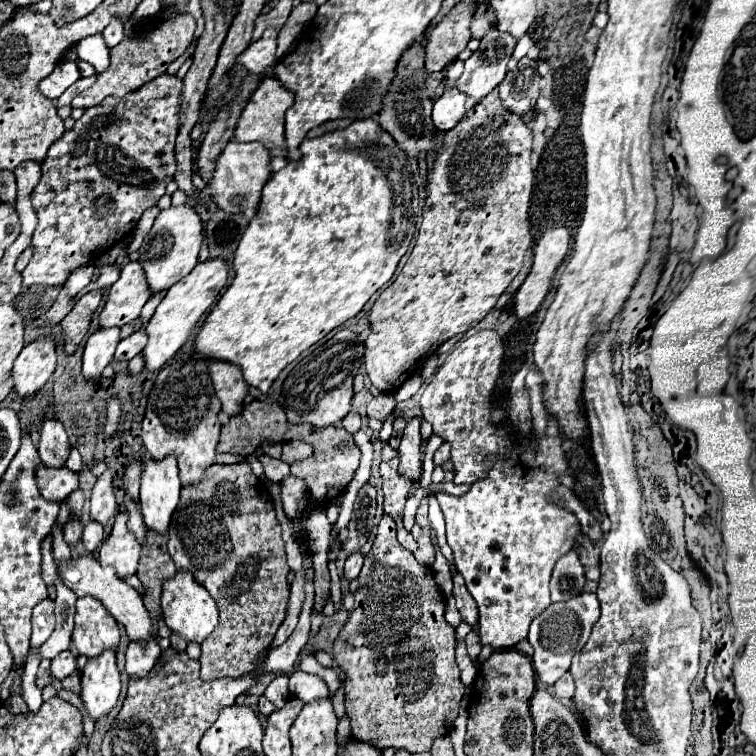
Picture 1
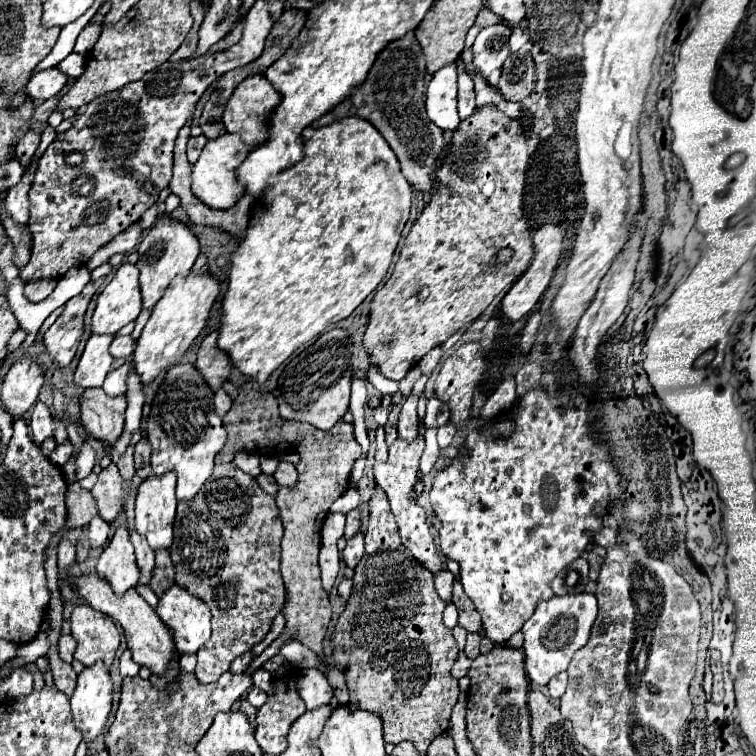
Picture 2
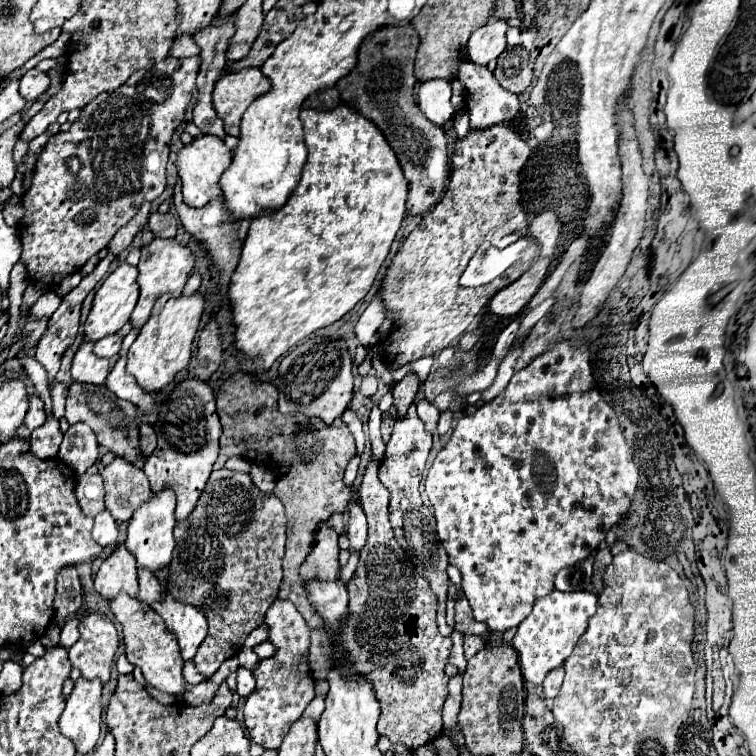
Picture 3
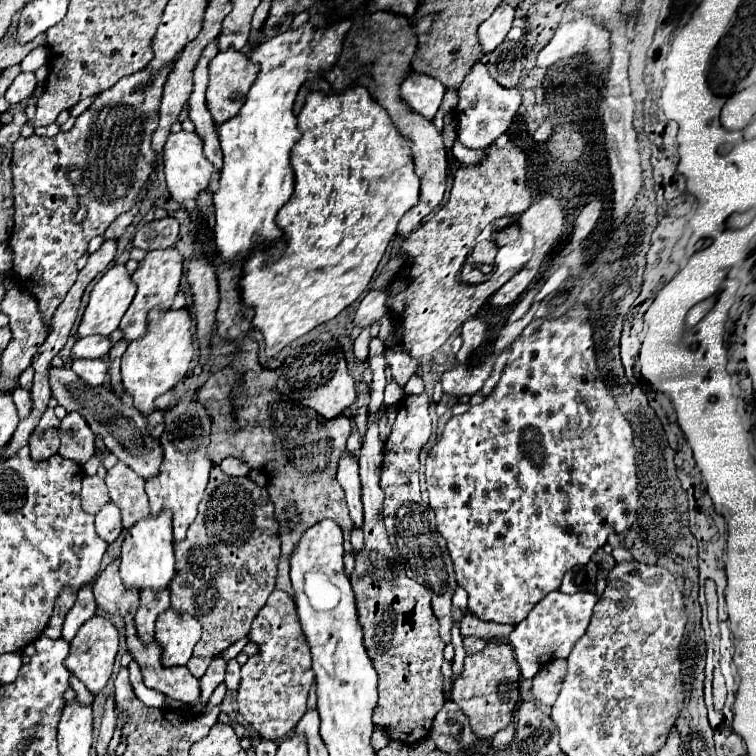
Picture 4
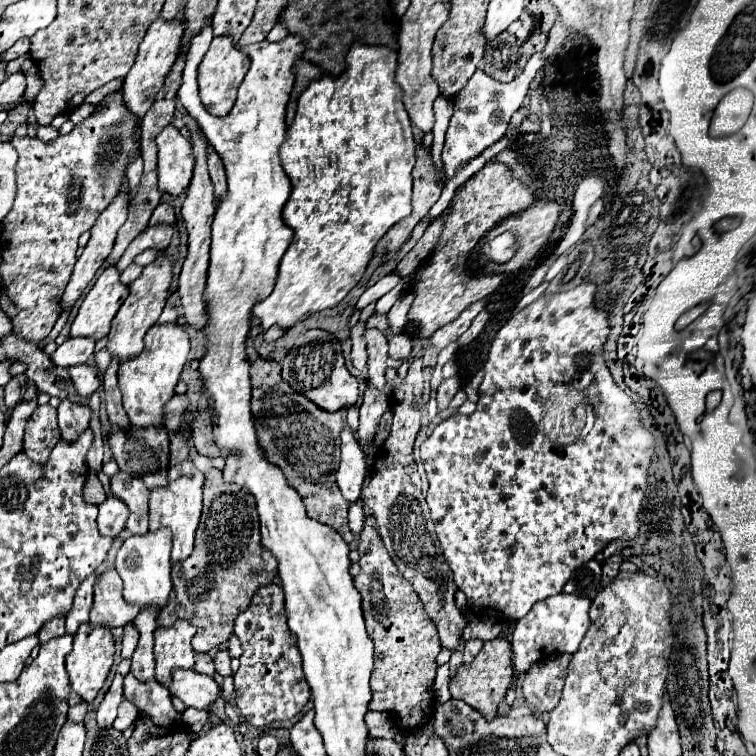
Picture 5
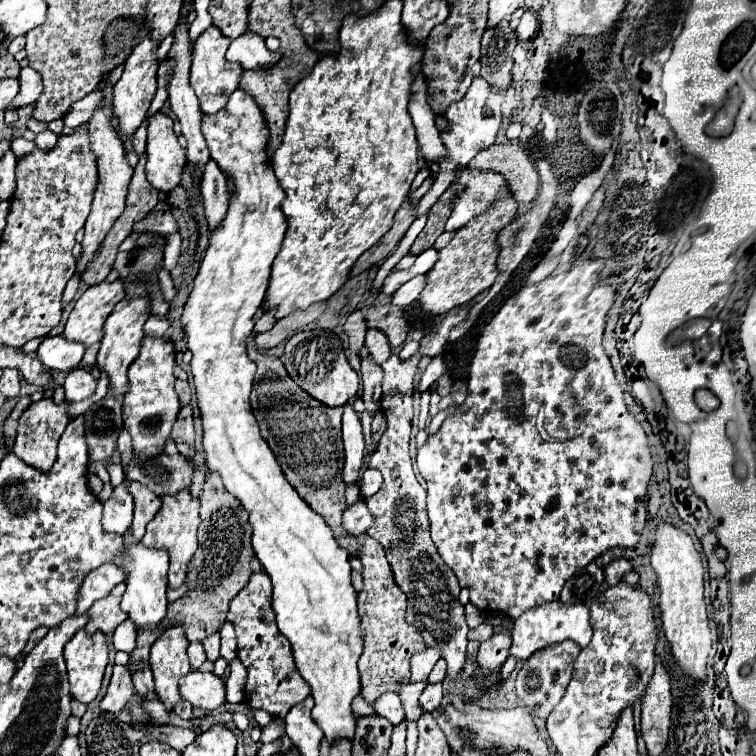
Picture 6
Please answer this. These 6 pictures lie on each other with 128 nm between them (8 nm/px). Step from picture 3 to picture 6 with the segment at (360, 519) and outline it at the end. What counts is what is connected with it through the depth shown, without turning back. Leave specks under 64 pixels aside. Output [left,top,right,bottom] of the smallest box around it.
[342,404,366,484]

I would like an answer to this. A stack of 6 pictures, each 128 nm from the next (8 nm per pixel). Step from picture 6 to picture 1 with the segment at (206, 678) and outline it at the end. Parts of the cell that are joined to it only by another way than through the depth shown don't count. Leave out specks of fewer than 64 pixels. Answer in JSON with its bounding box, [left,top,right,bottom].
[60,556,156,644]

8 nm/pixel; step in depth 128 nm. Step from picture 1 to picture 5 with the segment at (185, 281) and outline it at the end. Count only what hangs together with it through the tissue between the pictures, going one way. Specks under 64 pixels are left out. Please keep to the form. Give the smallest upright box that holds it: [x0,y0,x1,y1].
[118,324,190,428]

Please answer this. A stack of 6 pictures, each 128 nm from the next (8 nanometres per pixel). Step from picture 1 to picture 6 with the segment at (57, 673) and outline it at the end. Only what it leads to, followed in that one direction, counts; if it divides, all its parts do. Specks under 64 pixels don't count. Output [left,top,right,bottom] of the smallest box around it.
[76,562,126,614]

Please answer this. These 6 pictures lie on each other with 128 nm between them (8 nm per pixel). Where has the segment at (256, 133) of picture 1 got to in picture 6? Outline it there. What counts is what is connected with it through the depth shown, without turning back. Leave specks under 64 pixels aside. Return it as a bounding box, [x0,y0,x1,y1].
[190,26,242,114]

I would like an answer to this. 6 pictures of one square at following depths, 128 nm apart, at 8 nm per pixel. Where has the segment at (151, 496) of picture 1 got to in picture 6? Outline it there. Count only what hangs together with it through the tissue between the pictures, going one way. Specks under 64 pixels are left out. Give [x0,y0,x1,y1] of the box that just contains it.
[122,544,168,628]

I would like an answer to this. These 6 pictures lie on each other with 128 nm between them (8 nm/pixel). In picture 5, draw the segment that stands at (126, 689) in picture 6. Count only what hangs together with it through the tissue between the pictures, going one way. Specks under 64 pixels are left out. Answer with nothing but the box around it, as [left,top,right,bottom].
[98,674,124,728]

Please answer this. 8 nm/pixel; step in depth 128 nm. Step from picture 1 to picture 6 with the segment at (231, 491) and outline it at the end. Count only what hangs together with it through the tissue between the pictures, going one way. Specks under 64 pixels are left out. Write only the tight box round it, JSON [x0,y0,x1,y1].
[128,404,254,672]

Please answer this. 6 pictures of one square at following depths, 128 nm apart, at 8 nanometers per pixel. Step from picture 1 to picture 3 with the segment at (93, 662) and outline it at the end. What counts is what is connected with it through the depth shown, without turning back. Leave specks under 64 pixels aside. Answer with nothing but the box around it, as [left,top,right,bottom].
[58,678,102,754]

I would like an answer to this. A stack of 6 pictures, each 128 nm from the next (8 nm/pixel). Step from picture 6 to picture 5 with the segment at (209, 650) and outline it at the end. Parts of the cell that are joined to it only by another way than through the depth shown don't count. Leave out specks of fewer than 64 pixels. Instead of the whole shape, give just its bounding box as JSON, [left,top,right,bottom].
[214,650,232,676]

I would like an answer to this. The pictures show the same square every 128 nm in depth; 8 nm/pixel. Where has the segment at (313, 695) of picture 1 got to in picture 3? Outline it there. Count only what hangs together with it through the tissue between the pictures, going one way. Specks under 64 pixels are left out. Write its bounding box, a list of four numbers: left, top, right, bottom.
[304,696,324,720]

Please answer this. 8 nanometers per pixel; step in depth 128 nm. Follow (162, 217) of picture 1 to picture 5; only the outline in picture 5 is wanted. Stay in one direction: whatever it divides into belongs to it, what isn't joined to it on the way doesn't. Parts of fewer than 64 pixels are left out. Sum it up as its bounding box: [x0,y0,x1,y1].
[106,254,172,364]

